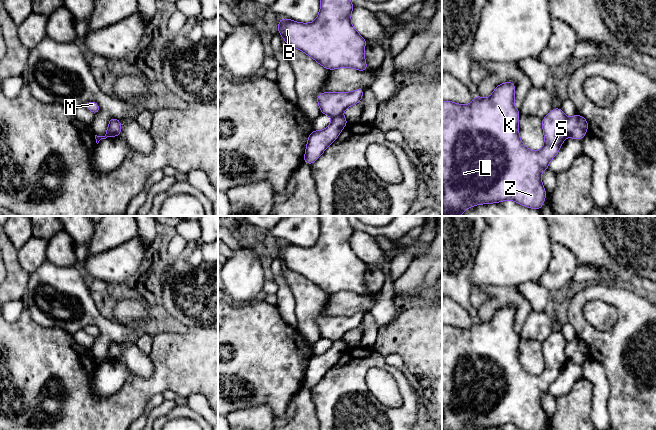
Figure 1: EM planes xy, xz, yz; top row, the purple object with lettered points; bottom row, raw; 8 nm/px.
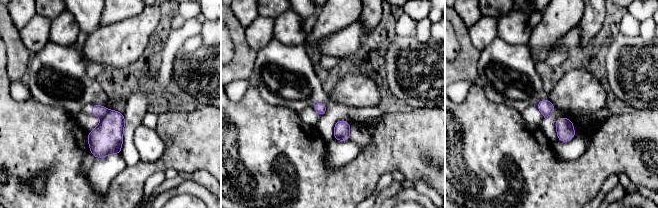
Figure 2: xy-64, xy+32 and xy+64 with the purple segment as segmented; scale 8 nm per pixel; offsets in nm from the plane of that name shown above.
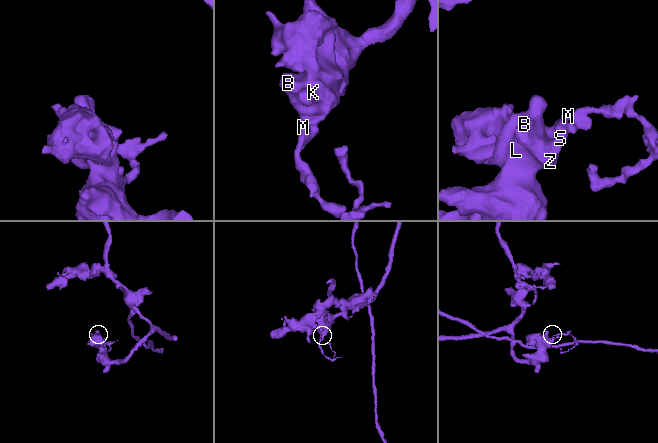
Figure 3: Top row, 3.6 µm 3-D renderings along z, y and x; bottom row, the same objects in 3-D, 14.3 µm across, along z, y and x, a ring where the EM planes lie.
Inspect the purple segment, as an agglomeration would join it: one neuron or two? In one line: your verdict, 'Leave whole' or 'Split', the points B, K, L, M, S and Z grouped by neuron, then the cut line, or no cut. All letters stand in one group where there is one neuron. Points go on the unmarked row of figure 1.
Split. Groups: B K L S Z / M. Split along xy (113, 342), (110, 348), (112, 359)

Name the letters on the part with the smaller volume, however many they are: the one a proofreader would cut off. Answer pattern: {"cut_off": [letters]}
{"cut_off": ["M"]}

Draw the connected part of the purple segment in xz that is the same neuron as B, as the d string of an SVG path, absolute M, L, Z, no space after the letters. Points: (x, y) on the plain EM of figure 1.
M318 216L321 224L319 238L312 247L299 247L280 242L277 253L284 266L303 275L328 294L350 291L358 295L368 295L365 285L364 263L351 248L354 229L346 216Z

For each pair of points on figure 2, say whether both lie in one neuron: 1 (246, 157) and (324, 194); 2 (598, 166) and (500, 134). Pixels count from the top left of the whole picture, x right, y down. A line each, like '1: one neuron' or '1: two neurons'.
1: one neuron
2: one neuron

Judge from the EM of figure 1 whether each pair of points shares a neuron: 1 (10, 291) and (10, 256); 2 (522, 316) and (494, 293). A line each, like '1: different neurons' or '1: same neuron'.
1: same neuron
2: same neuron

